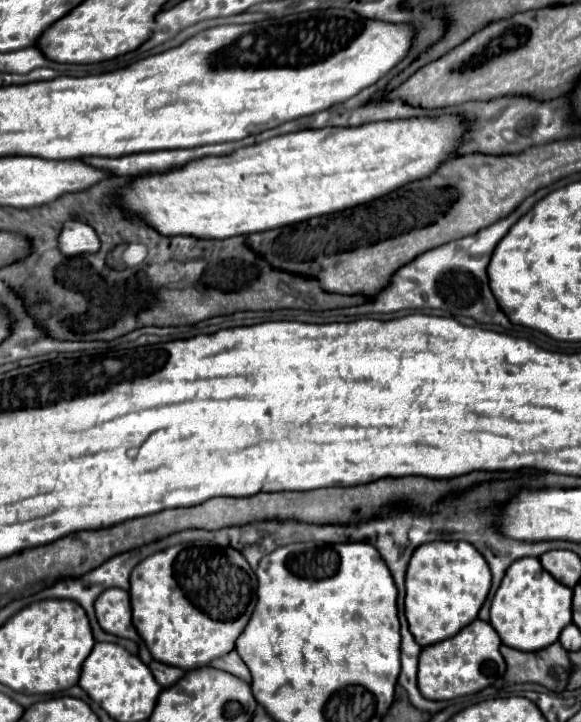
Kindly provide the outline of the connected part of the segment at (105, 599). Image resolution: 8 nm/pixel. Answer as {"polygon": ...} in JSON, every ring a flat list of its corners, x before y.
{"polygon":[[106,589,94,603,94,609,96,609,96,619,98,619,98,625,106,631,106,633,112,633,116,637,126,637,126,639,132,639,136,641,140,653,138,657,144,661,144,663,150,663,152,657,150,657,150,651,146,649,144,641,140,639,140,635,136,633,134,625,132,625,132,609,130,609,130,597,128,597,128,591,124,589]]}

